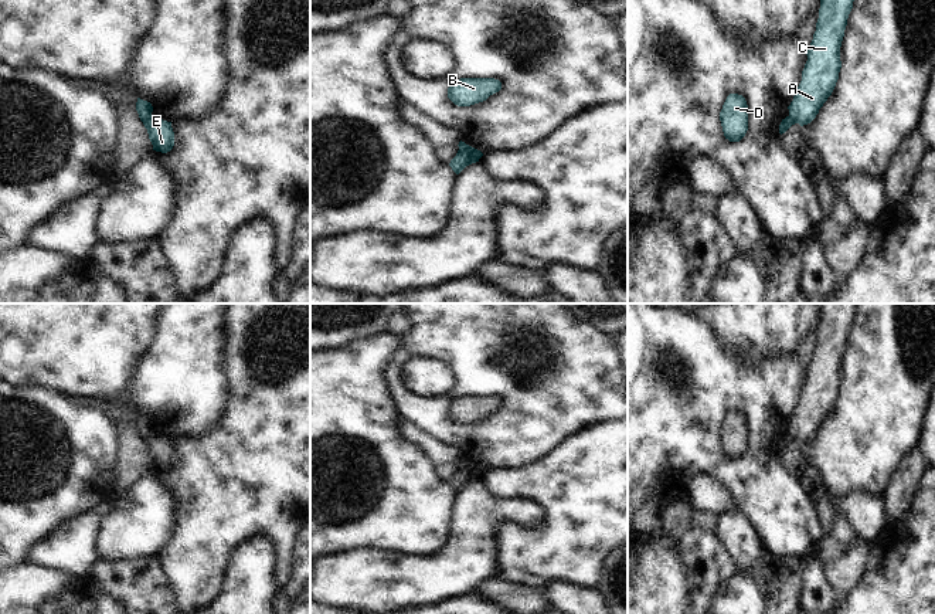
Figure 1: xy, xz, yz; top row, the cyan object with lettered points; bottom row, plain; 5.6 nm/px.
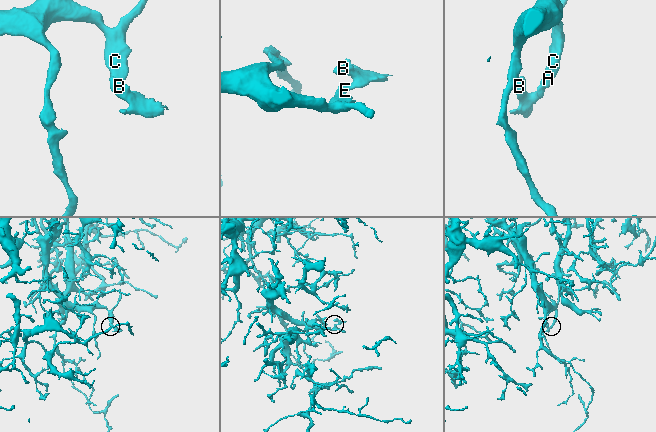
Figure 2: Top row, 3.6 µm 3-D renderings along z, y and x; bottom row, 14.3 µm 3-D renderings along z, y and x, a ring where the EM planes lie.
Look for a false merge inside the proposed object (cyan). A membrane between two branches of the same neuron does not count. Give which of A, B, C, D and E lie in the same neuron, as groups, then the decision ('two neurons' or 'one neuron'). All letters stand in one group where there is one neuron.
A C / B D E; two neurons

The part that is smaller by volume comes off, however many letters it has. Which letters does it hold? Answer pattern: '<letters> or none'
B, D, E.

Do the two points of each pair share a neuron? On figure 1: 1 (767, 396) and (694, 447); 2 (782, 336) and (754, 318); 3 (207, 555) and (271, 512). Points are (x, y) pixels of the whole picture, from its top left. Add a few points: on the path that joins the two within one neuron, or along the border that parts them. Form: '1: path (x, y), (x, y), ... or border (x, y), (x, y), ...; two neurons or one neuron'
1: path (745, 396), (733, 396), (703, 426); one neuron
2: path (775, 329), (761, 318); one neuron
3: path (223, 539), (250, 512), (255, 512); one neuron

